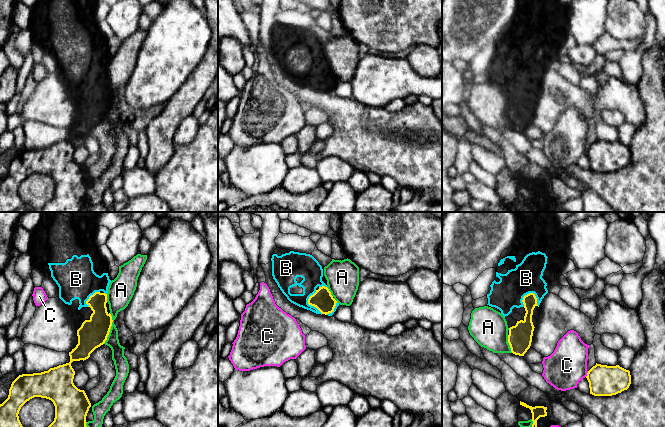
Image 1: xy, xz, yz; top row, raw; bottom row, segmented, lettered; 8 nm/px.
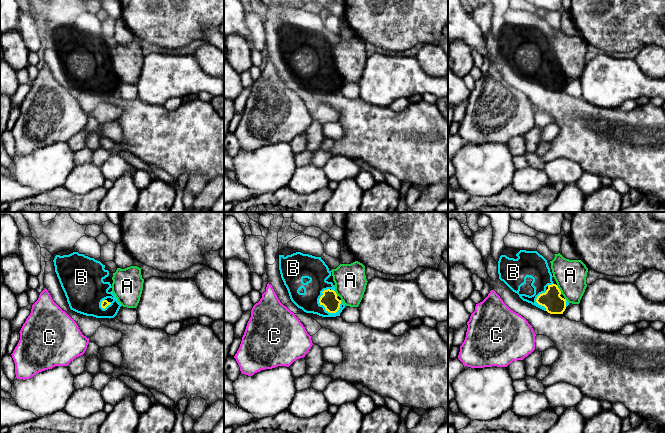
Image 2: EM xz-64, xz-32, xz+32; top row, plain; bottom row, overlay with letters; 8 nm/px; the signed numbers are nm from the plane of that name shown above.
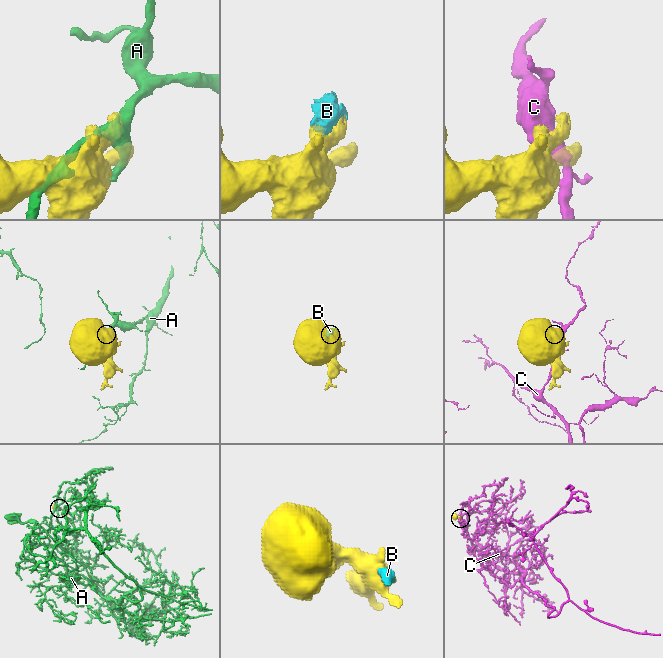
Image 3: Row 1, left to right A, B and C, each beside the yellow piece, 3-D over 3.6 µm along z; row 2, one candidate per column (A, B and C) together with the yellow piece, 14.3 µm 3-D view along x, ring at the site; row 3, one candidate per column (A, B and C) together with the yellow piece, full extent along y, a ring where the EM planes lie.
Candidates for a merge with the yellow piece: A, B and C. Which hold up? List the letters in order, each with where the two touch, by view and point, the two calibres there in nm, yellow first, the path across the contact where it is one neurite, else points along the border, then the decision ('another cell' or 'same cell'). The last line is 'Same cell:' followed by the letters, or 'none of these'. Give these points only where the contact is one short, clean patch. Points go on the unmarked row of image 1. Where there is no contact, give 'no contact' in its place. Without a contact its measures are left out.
A: meets yellow in xy at (110, 104); 240 nm thick on the yellow side, 190 nm on the other; another cell
B: meets yellow in yz at (534, 70); 110 nm thick on the yellow side, 240 nm on the other; same cell
C: meets yellow in yz at (587, 150); 240 nm thick on the yellow side, 320 nm on the other; another cell
Same cell: B

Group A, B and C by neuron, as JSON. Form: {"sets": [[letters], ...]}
{"sets": [["A"], ["B"], ["C"]]}

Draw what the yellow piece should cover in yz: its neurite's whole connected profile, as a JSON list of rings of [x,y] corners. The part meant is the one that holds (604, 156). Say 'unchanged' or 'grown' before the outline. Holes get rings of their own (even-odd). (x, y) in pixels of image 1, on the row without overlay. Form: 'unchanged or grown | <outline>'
unchanged | [[[597,140],[586,152],[590,170],[594,172],[612,172],[627,166],[631,160],[630,147],[619,141],[607,142]]]

